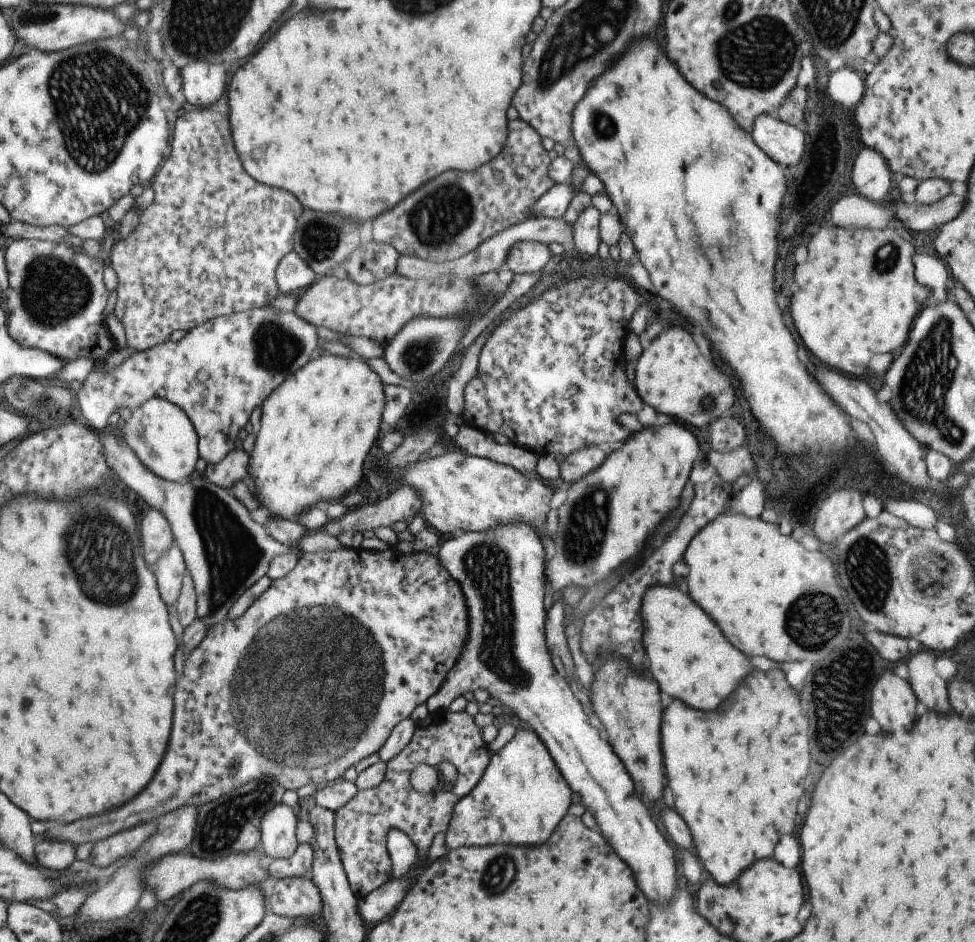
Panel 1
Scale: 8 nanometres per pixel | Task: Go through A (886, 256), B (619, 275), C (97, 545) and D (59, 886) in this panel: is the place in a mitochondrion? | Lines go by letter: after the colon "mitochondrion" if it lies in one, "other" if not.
A: mitochondrion
B: other
C: mitochondrion
D: other

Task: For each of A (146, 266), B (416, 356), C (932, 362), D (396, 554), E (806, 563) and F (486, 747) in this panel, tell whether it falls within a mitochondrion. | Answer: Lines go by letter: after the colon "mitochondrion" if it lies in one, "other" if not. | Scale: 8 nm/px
A: other
B: mitochondrion
C: mitochondrion
D: other
E: other
F: other

